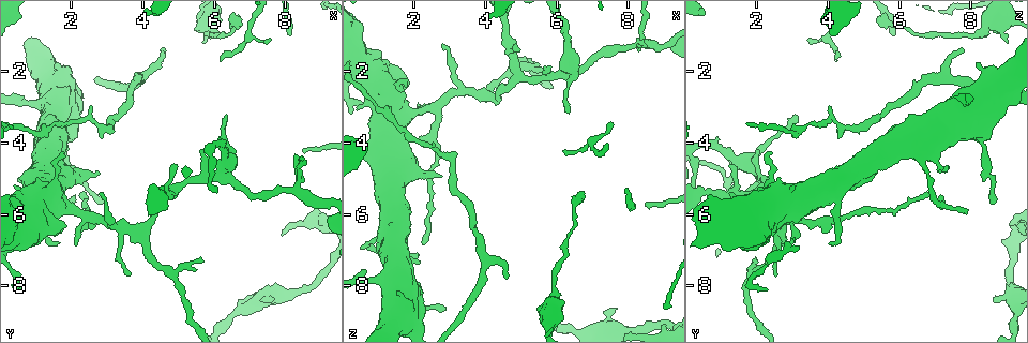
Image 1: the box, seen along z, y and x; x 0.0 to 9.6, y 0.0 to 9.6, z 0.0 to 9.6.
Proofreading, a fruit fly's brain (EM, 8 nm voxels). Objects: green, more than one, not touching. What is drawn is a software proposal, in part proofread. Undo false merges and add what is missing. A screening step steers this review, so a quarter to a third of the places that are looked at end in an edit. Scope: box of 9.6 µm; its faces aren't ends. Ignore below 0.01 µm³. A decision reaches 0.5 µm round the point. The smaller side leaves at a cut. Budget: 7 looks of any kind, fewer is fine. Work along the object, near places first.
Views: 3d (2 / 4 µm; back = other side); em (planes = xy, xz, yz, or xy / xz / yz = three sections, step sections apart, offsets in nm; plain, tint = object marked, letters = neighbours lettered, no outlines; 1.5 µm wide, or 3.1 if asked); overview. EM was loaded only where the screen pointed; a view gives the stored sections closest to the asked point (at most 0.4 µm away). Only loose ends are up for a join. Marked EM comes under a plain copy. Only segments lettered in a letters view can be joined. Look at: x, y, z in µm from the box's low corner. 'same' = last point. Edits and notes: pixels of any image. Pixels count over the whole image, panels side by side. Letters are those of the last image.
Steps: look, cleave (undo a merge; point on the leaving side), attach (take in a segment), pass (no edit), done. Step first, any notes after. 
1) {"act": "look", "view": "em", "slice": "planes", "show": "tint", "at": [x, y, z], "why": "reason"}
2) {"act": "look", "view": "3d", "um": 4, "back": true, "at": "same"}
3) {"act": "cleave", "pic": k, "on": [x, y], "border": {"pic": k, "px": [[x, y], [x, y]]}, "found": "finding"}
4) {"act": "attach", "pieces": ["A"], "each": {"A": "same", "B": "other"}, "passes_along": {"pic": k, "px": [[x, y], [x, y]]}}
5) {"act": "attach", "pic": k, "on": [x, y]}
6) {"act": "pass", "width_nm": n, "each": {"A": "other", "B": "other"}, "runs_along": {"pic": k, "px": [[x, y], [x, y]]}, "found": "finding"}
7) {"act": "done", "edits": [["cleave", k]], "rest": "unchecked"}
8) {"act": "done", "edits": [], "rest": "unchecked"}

{"act": "look", "view": "3d", "um": 4, "at": [2.20, 6.85, 2.90], "why": "an open end"}

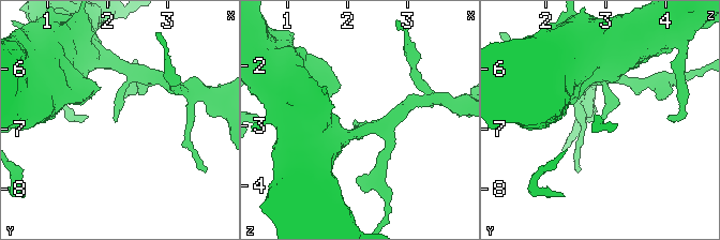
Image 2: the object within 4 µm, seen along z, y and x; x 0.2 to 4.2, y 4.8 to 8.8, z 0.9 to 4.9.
{"act": "look", "view": "em", "slice": "xy", "step": 8, "show": "letters", "at": [2.15, 6.90, 2.90], "why": "shape alone is not enough"}

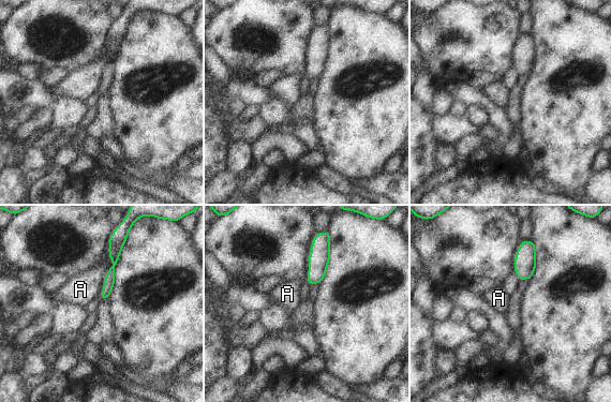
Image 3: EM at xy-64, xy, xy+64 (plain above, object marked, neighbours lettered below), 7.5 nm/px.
{"act": "pass", "each": {"A": "other"}, "runs_along": {"pic": 3, "px": [[119, 246], [103, 296]]}, "found": "none of them fits"}

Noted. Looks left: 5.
{"act": "look", "view": "em", "slice": "yz", "step": 4, "show": "tint", "at": [6.00, 4.90, 2.15]}

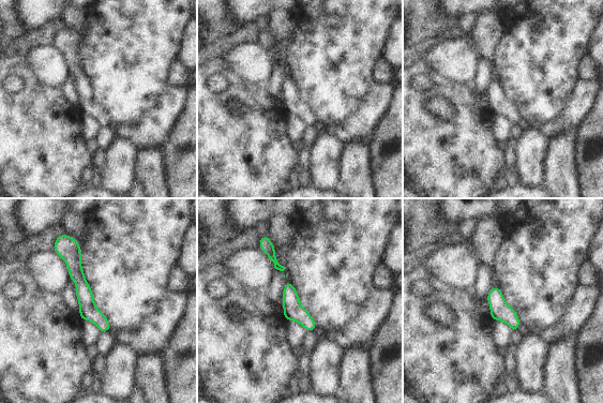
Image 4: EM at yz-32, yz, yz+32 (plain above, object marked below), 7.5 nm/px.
{"act": "look", "view": "em", "slice": "planes", "show": "letters", "at": "same"}

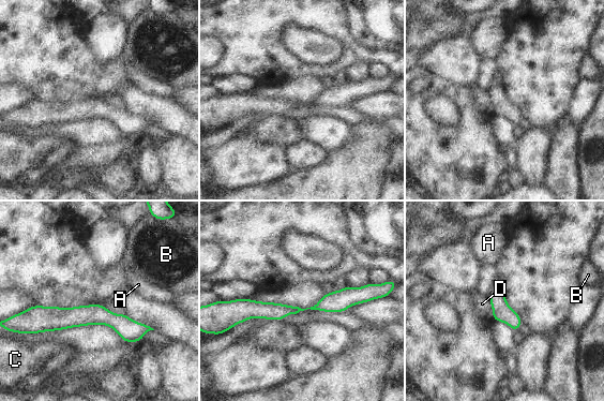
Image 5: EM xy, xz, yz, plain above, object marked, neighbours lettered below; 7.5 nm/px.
{"act": "pass", "each": {"A": "other", "B": "other", "C": "other", "D": "other"}, "runs_along": {"pic": 5, "px": [[362, 295], [314, 308], [242, 312]]}, "found": "one cell here"}

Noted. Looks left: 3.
{"act": "look", "view": "3d", "um": 2, "back": true, "at": [1.90, 4.25, 8.40], "why": "calibre changes"}

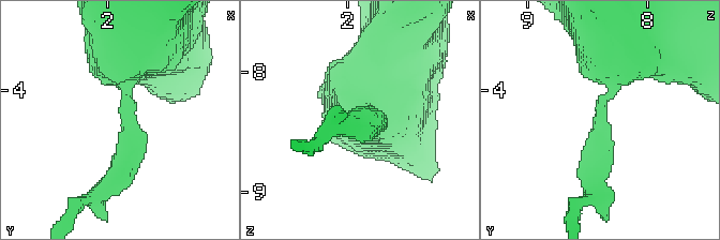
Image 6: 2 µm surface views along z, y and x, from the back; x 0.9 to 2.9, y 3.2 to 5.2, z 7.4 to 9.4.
{"act": "look", "view": "em", "slice": "xy", "step": 4, "show": "tint", "at": [1.86, 4.26, 8.38], "arm_widths_nm": [170, 750]}

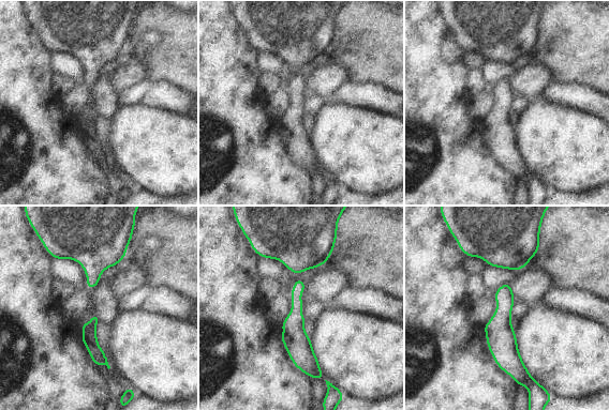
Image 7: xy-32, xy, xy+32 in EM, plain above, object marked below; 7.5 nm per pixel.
{"act": "look", "view": "em", "slice": "planes", "show": "letters", "at": "same", "why": "another direction"}

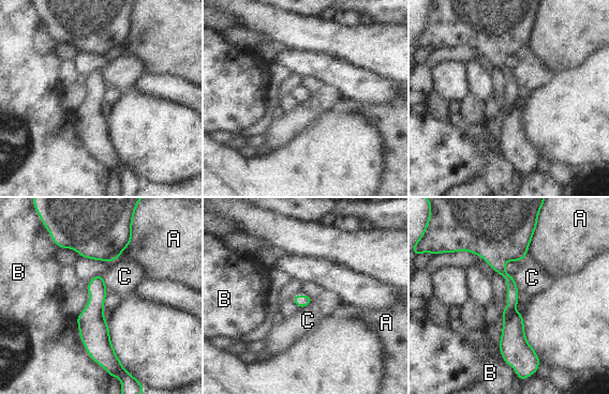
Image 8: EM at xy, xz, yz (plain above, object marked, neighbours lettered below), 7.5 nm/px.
{"act": "pass", "width_nm": 100, "each": {"A": "other", "B": "other", "C": "other"}, "border": {"pic": 8, "px": [[313, 299], [309, 304], [299, 308]]}, "found": "all the same cell"}

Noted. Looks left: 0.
{"act": "done", "edits": [], "rest": "unchecked"}

